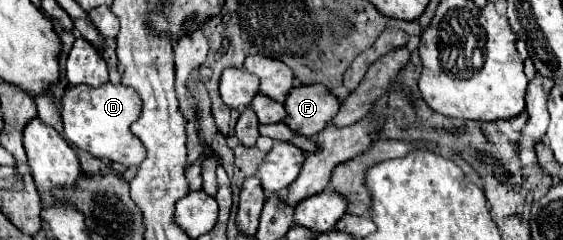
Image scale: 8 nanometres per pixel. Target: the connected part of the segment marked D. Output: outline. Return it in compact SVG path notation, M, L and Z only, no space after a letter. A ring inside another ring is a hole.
M103 83L101 87L77 85L65 91L61 99L61 119L65 139L73 143L77 149L83 149L99 159L107 159L111 163L121 163L125 167L139 165L143 161L143 143L131 137L129 125L139 117L141 99L135 89Z

